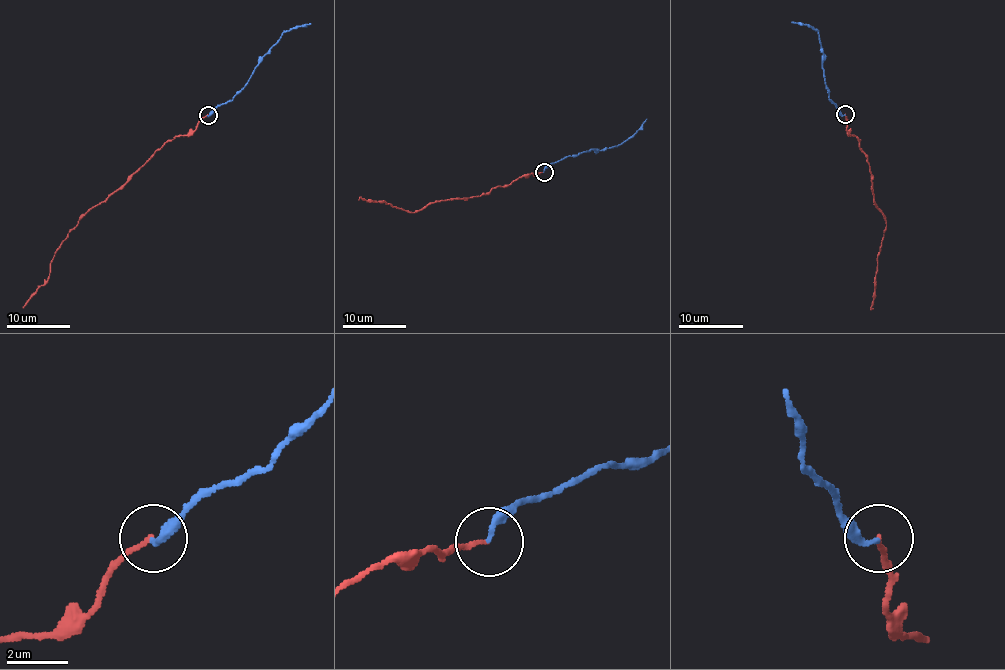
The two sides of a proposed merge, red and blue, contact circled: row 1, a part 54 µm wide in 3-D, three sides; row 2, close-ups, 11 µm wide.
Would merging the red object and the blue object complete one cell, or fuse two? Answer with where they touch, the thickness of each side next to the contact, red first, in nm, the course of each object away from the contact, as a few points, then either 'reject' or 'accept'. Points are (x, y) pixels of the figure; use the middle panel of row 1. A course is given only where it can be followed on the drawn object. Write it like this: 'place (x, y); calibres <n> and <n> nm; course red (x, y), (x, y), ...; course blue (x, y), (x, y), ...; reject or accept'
place (544, 172); calibres 130 and 180 nm; course red (544, 171), (530, 173), (480, 195), (429, 202), (413, 213), (391, 203), (370, 202), (359, 197); course blue (544, 171), (550, 164), (568, 156), (617, 146), (646, 119); accept

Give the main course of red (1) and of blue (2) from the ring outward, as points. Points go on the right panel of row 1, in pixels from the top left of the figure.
1: (845, 115), (846, 129), (859, 140), (869, 163), (875, 207), (887, 224), (877, 255), (870, 310)
2: (845, 115), (828, 97), (819, 34), (806, 24), (791, 21)

